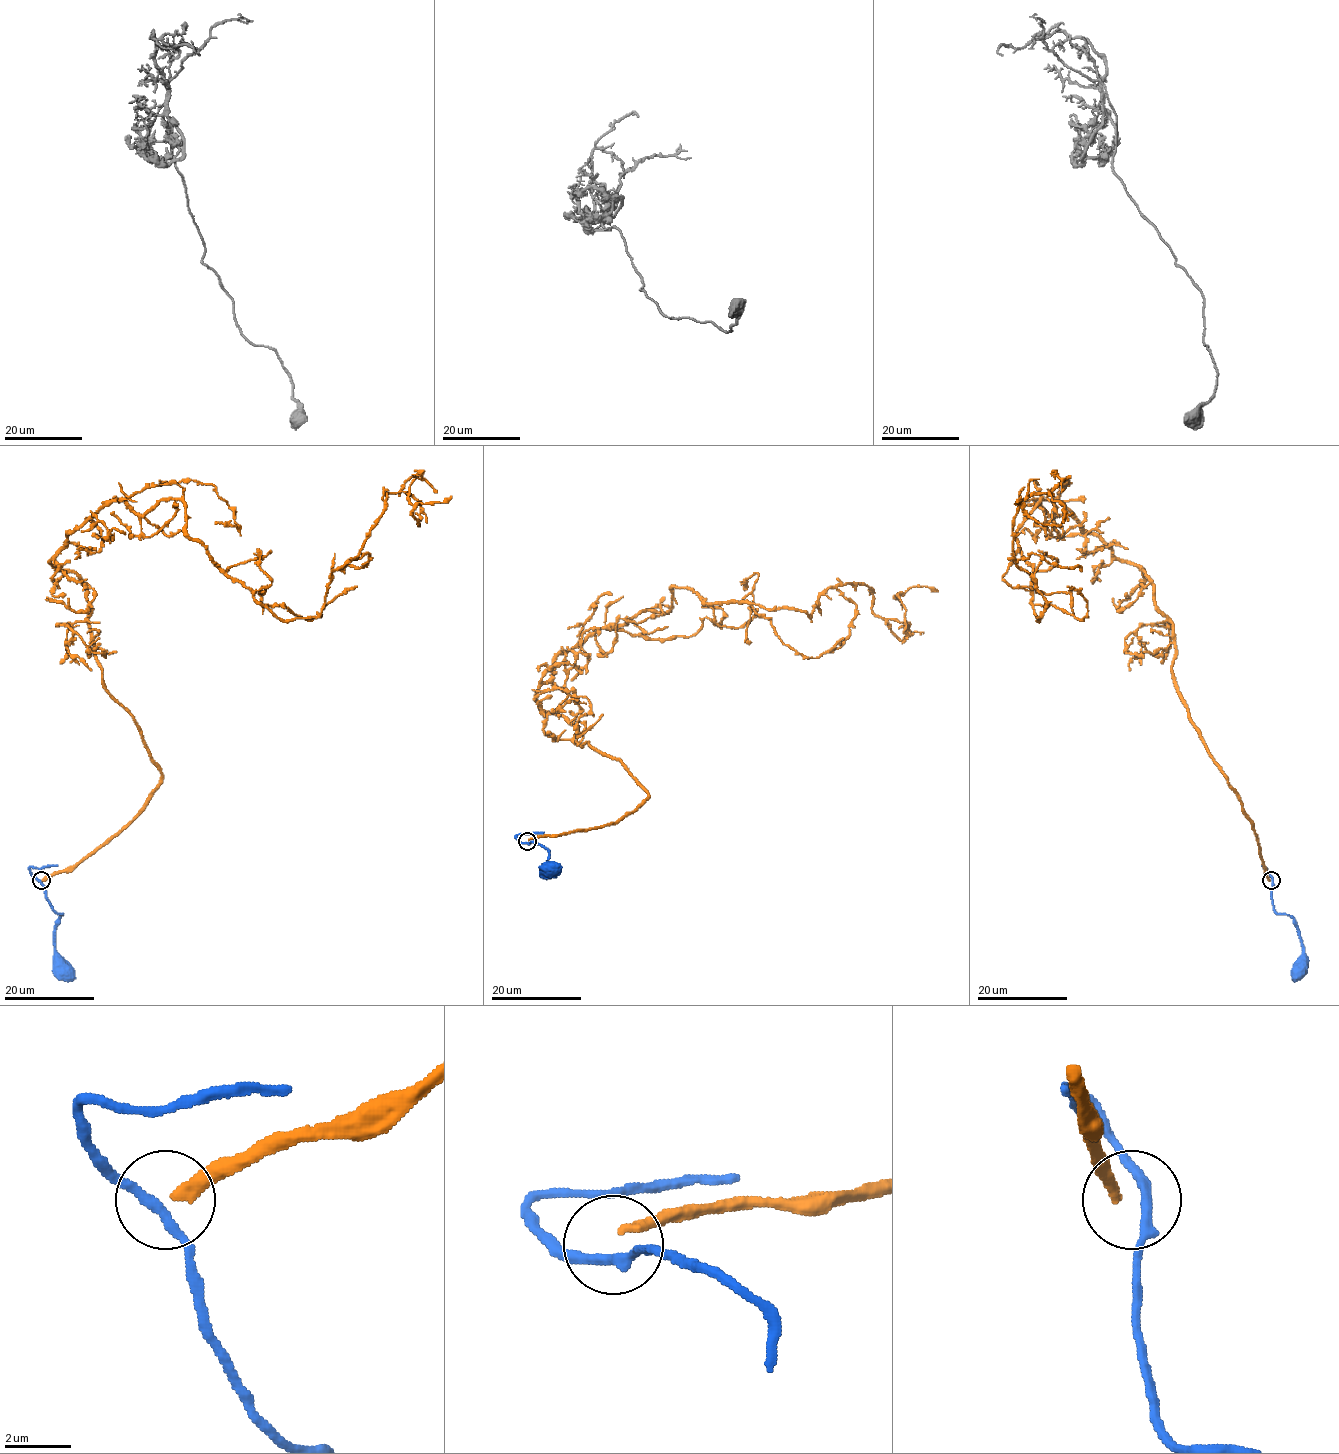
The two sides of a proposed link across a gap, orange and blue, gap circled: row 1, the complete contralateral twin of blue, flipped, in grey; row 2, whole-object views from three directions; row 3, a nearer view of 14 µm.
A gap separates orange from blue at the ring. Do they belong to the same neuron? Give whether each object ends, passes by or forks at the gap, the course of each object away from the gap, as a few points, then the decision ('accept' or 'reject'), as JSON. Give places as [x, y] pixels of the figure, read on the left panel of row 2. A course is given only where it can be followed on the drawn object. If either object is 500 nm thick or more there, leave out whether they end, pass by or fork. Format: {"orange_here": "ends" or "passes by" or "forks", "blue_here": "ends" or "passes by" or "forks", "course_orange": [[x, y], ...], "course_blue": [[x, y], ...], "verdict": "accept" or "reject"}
{"orange_here": "ends", "blue_here": "passes by", "course_orange": [[42, 881], [161, 776], [50, 561], [68, 534], [179, 499], [293, 621], [386, 493], [419, 525], [451, 496]], "course_blue": [[41, 881], [45, 897], [62, 914], [55, 928], [55, 964], [63, 969]], "verdict": "reject"}

